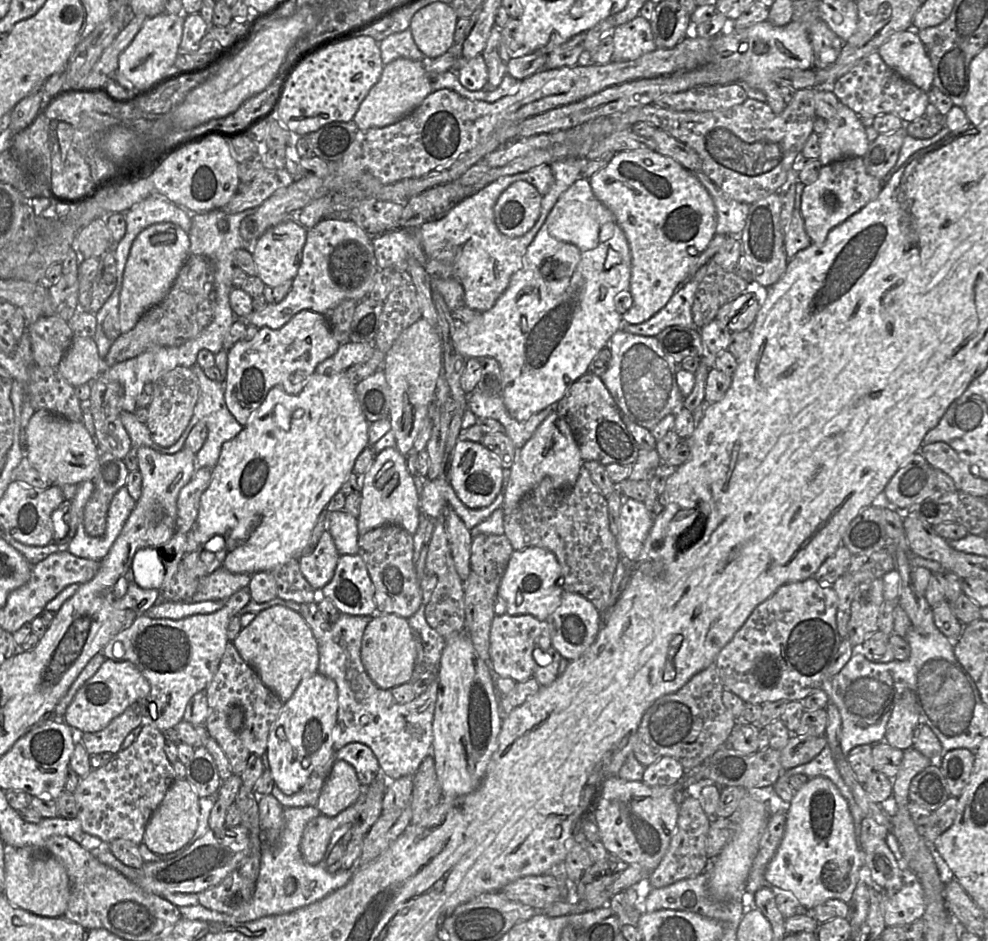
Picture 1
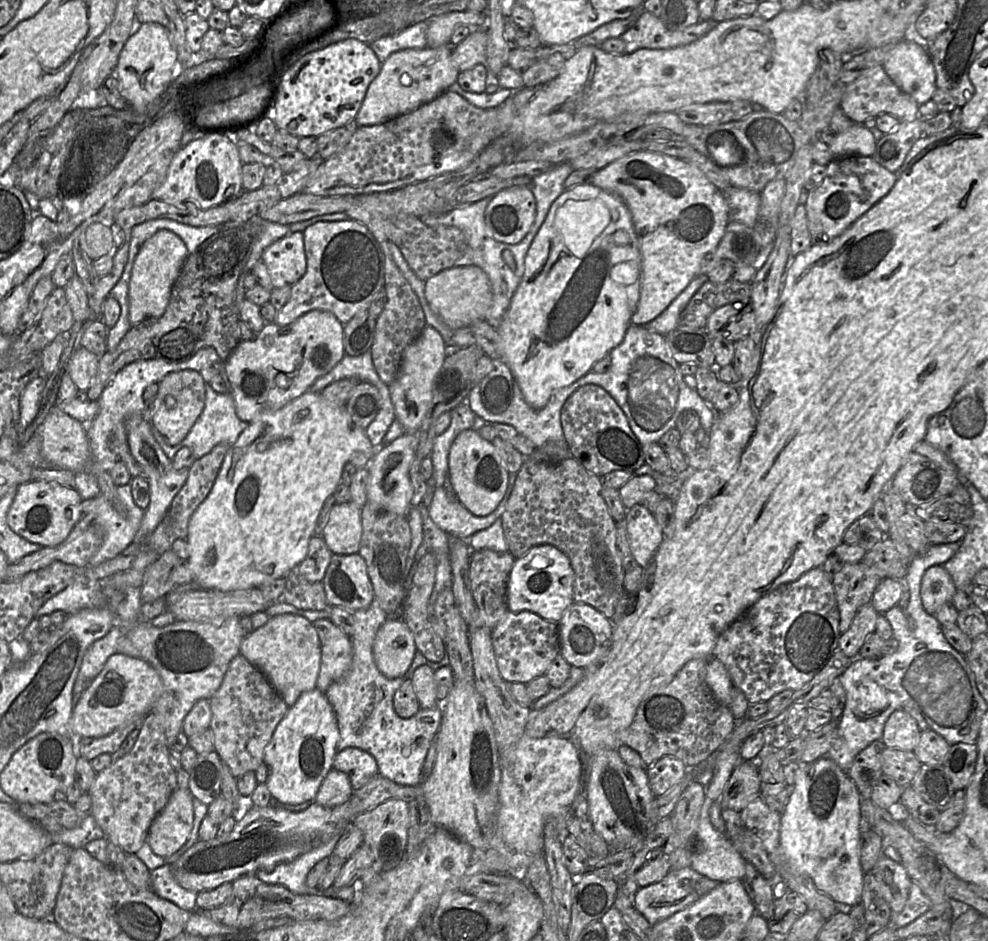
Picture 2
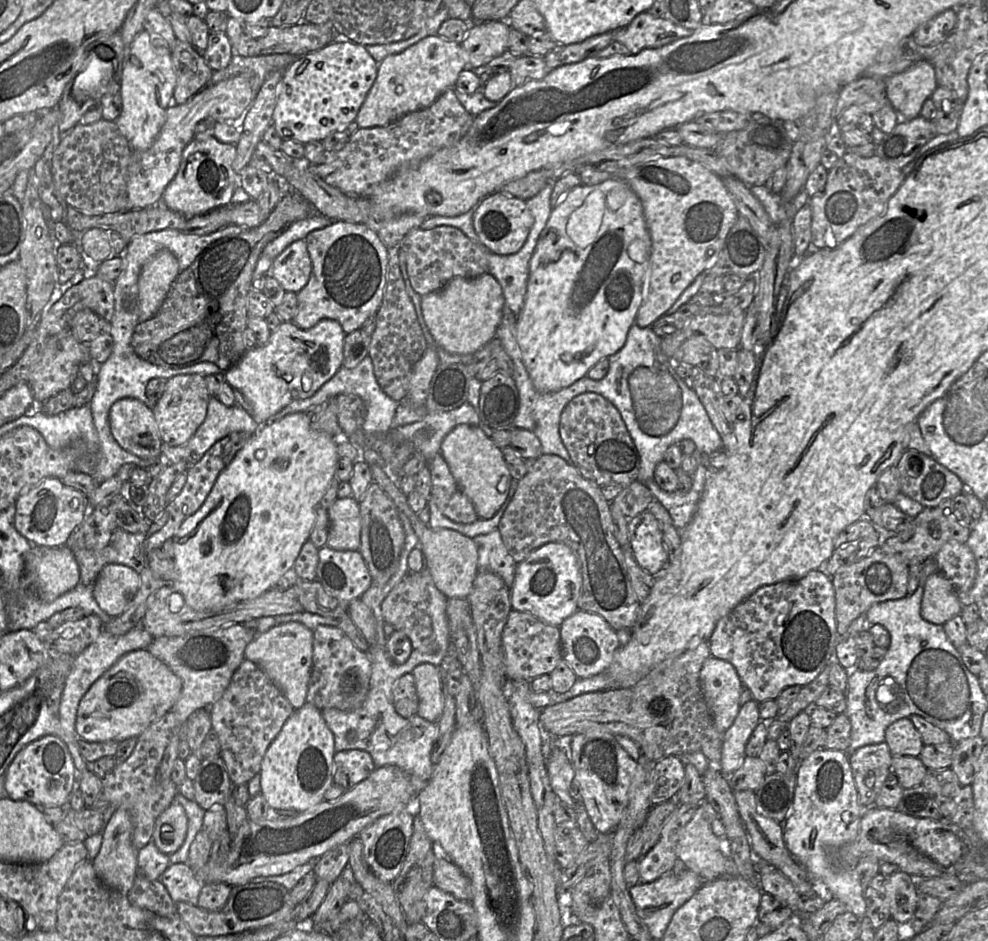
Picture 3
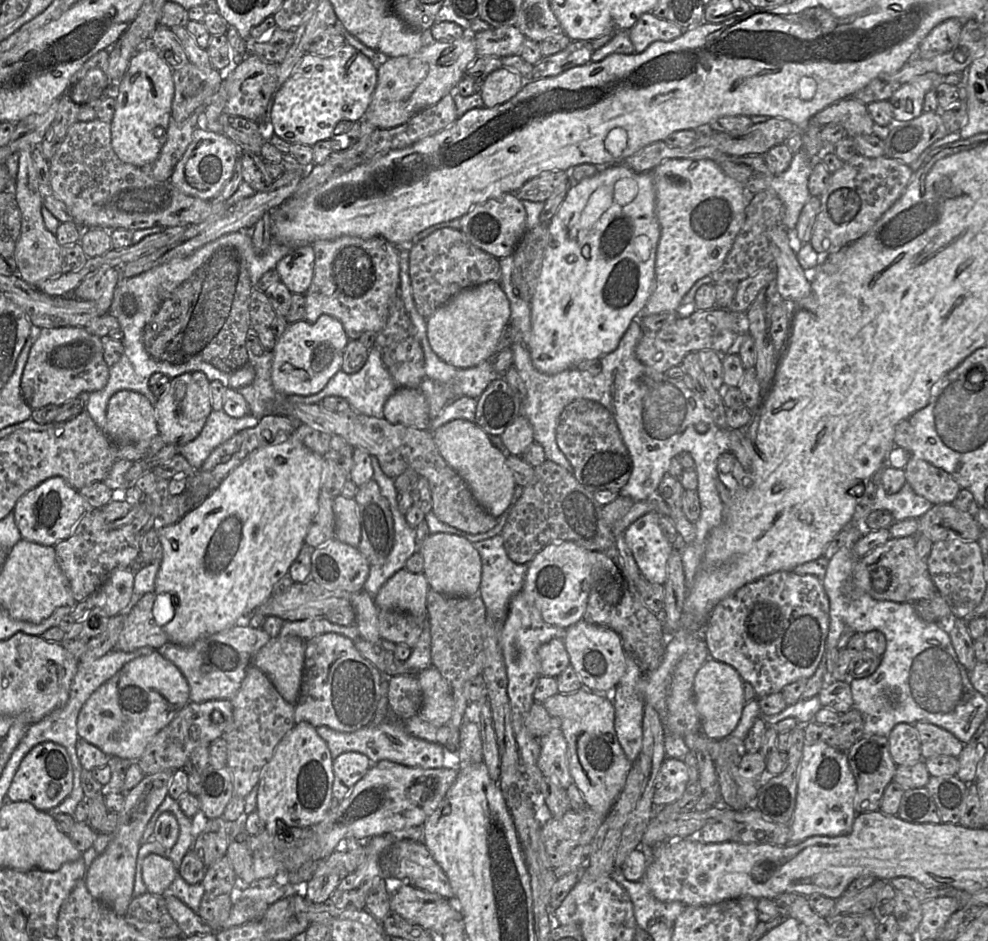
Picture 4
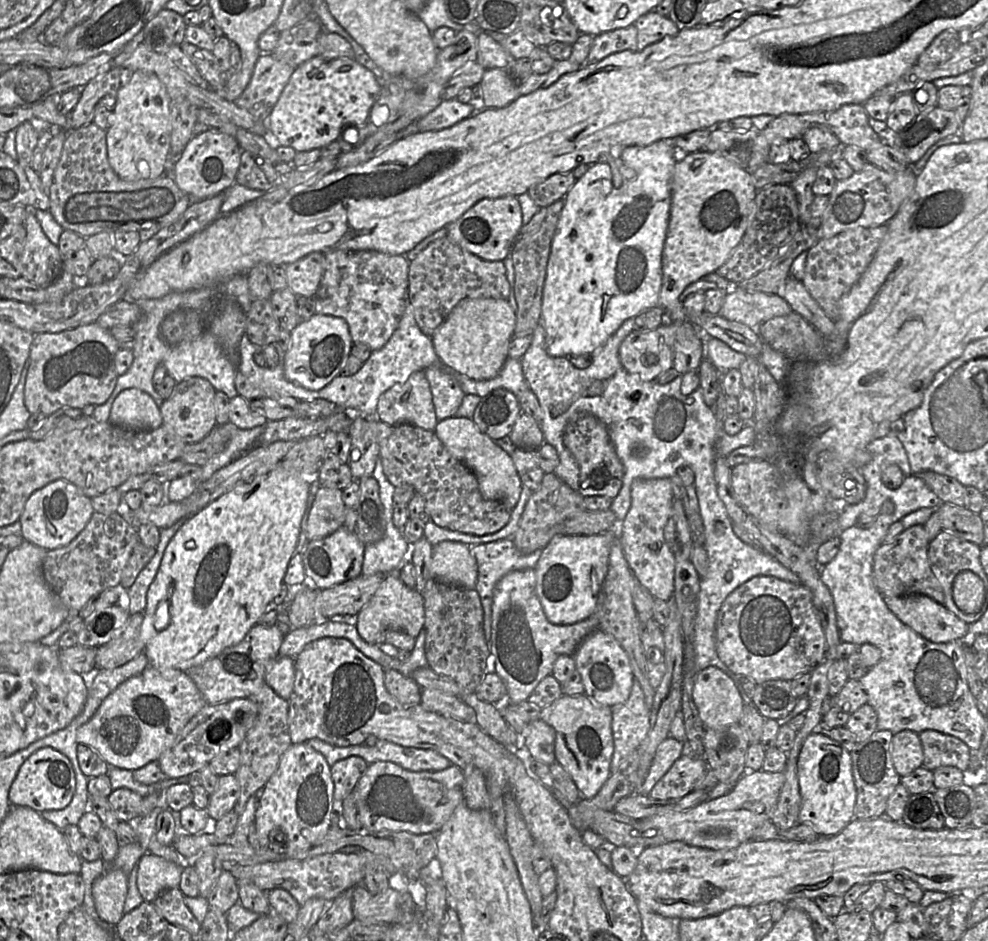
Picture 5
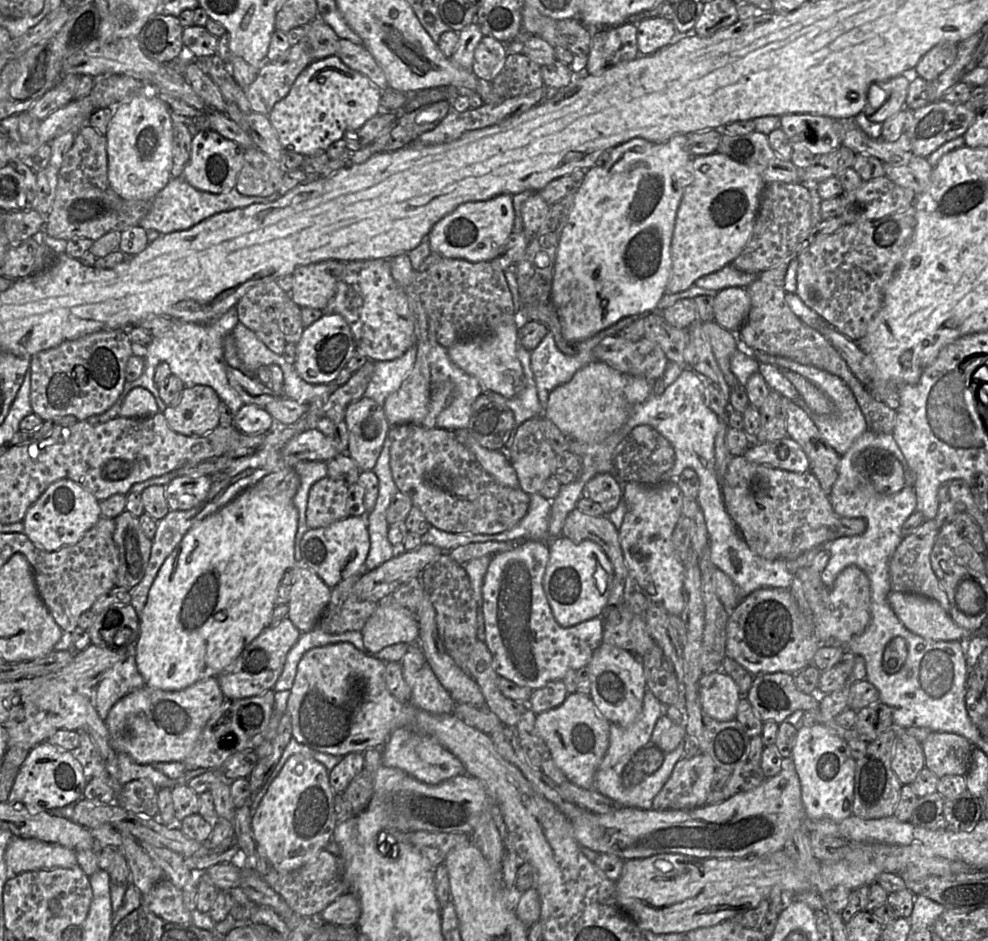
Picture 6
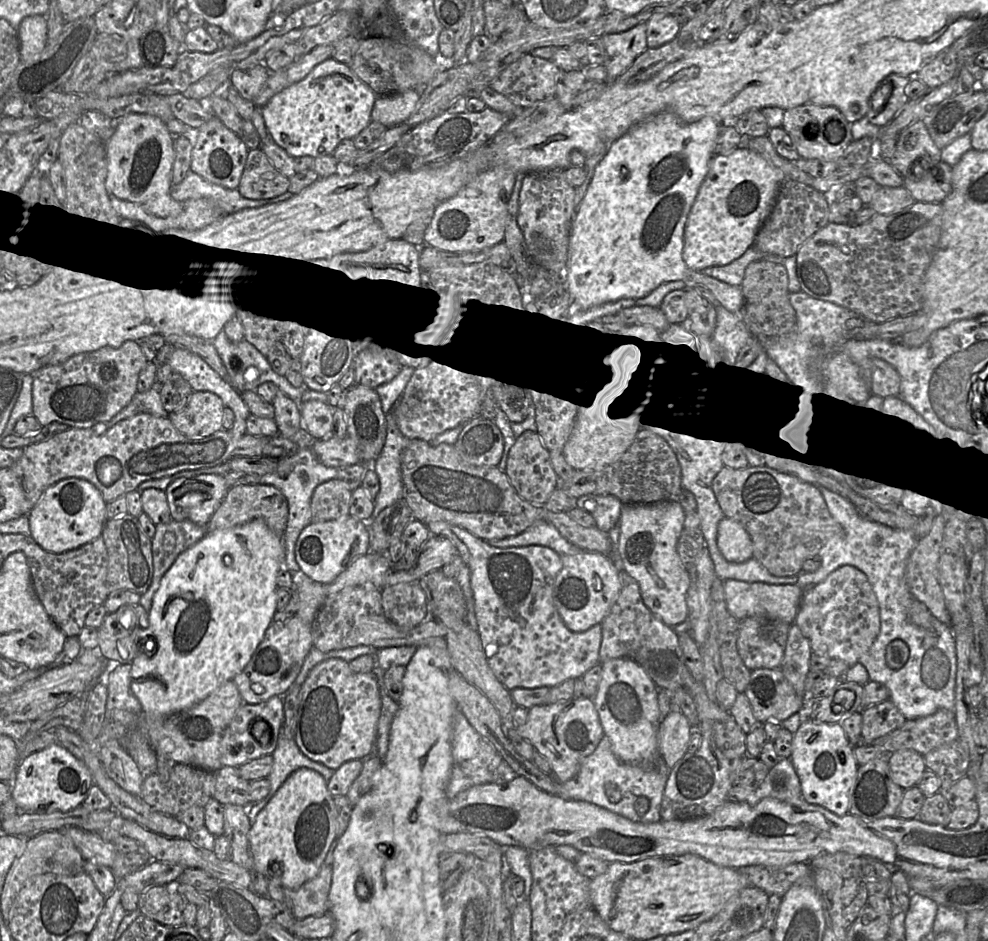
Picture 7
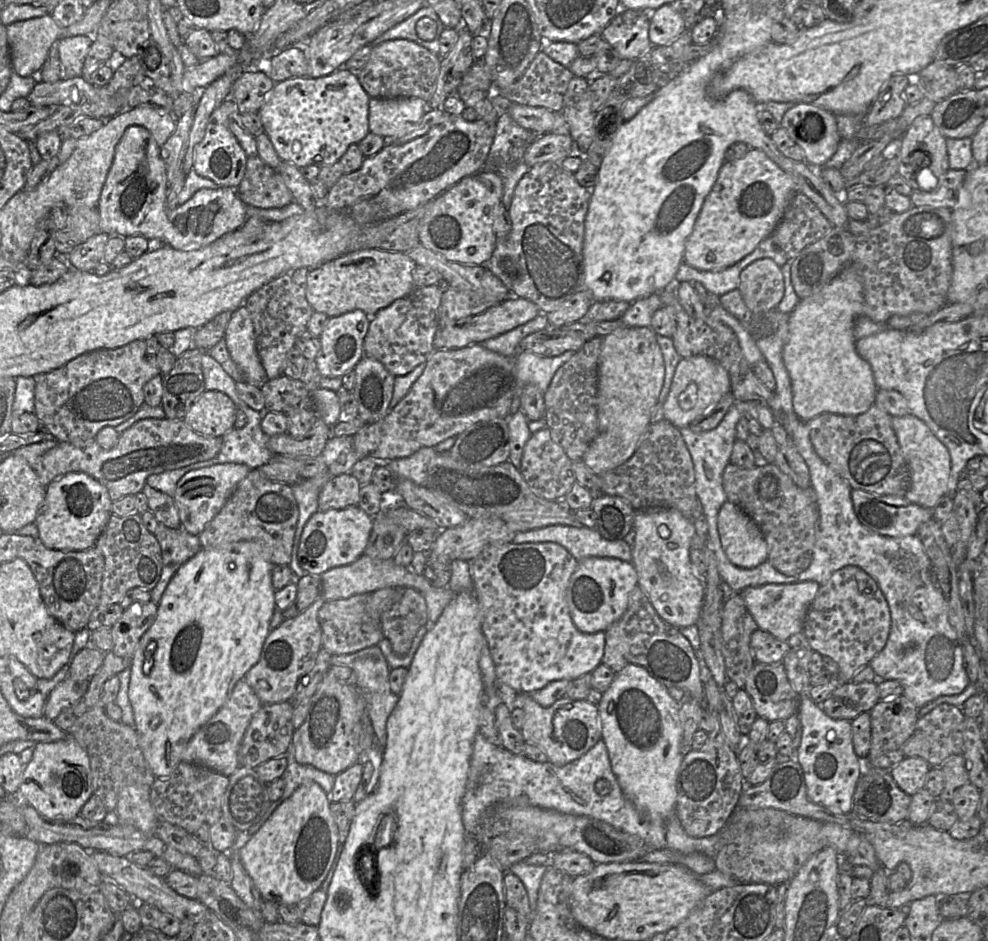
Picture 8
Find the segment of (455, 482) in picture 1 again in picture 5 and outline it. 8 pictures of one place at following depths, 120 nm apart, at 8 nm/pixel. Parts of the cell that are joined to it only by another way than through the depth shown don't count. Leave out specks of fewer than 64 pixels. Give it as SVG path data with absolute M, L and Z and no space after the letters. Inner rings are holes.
M454 416L441 420L437 423L434 432L449 453L476 475L484 498L502 502L508 509L513 509L516 506L522 482L510 455L482 434L472 419Z

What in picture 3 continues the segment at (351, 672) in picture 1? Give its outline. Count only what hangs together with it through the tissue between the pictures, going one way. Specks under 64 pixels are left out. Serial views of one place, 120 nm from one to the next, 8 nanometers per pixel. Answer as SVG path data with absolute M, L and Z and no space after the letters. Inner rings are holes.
M399 512L405 531L405 544L400 555L399 566L395 574L386 584L371 584L361 596L362 601L371 609L376 620L376 641L366 652L372 665L370 688L363 705L353 711L341 711L335 708L322 710L322 716L327 727L334 735L335 753L345 750L363 750L369 753L377 767L395 766L411 777L411 784L419 793L423 790L432 775L434 765L431 763L433 744L437 738L437 724L413 715L403 718L395 711L393 705L393 688L401 677L385 677L385 665L391 663L386 650L386 636L384 633L385 620L382 614L382 603L389 592L410 573L408 557L418 544L418 537L411 523L403 512Z

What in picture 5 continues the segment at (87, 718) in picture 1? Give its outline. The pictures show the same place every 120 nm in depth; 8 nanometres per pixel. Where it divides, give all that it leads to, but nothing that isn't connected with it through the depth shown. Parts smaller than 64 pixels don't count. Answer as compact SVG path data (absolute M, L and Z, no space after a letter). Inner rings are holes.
M150 665L139 675L133 676L109 694L94 715L76 733L77 743L90 746L108 764L136 770L149 762L157 761L170 749L185 725L205 706L200 690L191 677L178 669L156 669Z

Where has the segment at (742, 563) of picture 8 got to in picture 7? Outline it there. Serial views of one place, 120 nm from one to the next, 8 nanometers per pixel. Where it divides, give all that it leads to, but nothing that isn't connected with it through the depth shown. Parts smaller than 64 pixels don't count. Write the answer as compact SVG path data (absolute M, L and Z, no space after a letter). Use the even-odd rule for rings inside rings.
M725 515L718 526L718 547L729 562L742 563L753 557L751 538L740 521Z

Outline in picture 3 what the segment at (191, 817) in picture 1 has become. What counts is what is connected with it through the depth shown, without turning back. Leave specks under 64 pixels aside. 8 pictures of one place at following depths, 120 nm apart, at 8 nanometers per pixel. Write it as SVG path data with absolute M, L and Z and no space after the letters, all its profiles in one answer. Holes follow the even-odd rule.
M175 800L158 816L152 841L164 854L176 852L183 844L188 820L184 808Z

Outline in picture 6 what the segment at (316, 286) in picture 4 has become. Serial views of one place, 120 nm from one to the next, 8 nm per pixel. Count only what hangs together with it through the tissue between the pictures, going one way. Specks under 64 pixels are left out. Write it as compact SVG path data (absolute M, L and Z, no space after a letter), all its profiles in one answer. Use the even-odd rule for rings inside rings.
M388 259L344 262L336 293L322 312L339 314L345 319L352 332L356 350L368 360L394 360L417 344L407 294L392 277Z

